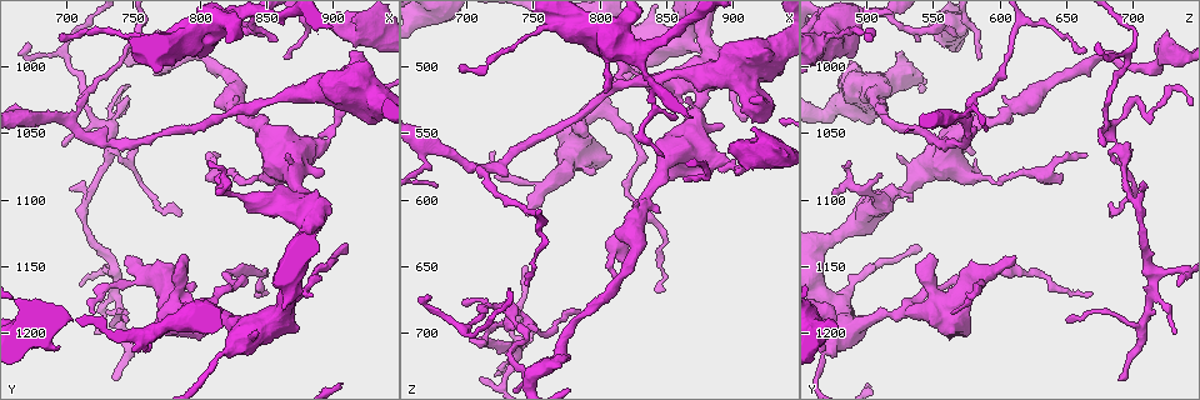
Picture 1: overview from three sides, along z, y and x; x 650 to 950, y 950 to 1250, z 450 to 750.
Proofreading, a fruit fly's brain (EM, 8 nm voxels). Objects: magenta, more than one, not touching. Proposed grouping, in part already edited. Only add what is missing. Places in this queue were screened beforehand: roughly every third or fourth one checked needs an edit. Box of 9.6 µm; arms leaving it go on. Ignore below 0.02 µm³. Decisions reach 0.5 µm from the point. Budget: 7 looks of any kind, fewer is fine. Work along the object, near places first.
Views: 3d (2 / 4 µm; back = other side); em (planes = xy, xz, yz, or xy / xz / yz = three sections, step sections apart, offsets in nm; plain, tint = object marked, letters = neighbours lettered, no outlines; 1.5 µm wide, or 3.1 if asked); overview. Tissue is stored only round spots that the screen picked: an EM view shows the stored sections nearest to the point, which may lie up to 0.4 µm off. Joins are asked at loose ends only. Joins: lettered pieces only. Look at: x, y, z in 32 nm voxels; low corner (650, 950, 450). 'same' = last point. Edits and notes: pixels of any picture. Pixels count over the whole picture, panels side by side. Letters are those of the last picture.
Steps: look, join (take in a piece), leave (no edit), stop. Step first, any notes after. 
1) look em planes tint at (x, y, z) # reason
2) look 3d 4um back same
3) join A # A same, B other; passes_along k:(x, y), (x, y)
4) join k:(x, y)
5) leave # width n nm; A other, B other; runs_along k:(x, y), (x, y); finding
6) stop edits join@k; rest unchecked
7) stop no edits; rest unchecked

look em planes letters at (908, 1134, 542) # end of a long branch

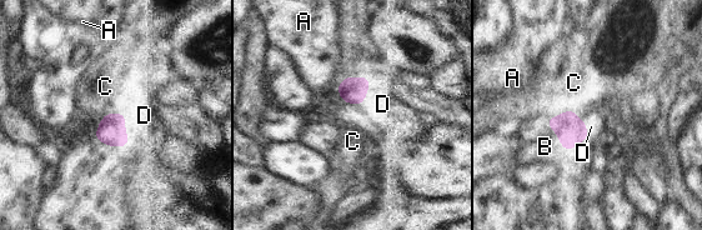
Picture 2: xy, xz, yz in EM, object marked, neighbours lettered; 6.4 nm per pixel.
leave # width 140 nm; A other, B other, C other, D other; border 2:(547, 118), (571, 110), (583, 123); no lettered piece goes on from it

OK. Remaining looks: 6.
look 3d 2um at (744, 1192, 652) # thin end

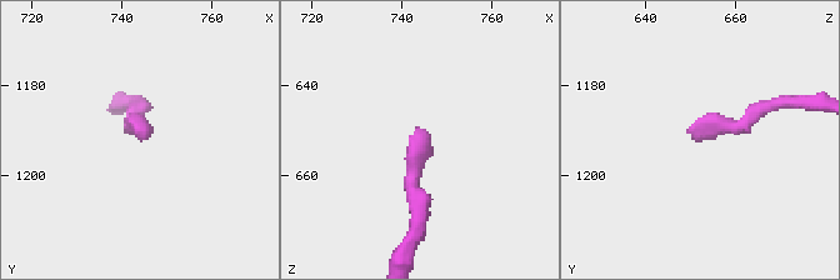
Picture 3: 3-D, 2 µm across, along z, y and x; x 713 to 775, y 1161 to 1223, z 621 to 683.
look em xy step 4 letters at (745, 1192, 650)

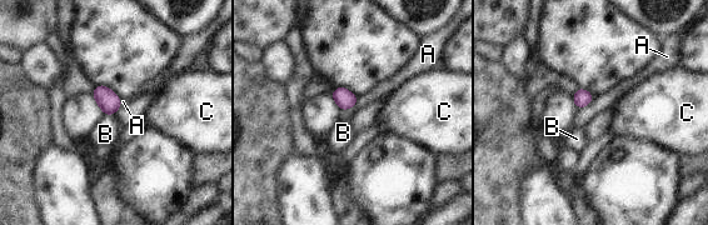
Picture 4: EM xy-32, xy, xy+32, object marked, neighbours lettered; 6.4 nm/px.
leave # A other, B other, C other; border 4:(105, 114), (113, 115); no lettered piece goes on from it

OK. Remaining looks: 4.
look em yz step 4 letters at (776, 986, 718) # free end

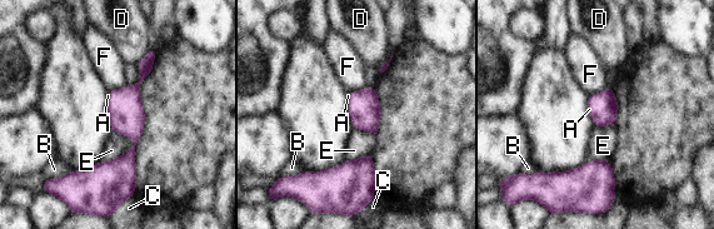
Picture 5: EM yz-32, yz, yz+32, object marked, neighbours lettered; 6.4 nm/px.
look em planes letters same # another direction

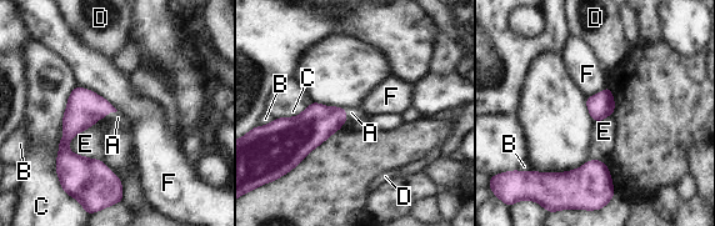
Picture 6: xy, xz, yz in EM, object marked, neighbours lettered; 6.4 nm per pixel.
join A # A same, B other, C other, D other, E other, F other; passes_along 6:(84, 108), (109, 111), (118, 117); the cell continues

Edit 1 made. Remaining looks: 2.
stop edits join@6; rest unchecked

